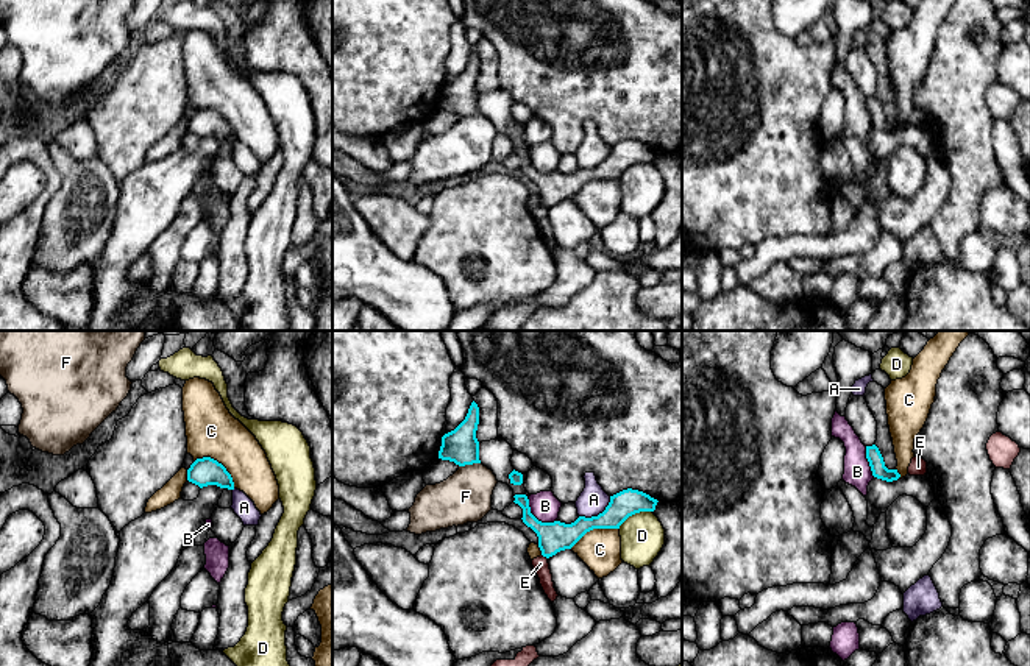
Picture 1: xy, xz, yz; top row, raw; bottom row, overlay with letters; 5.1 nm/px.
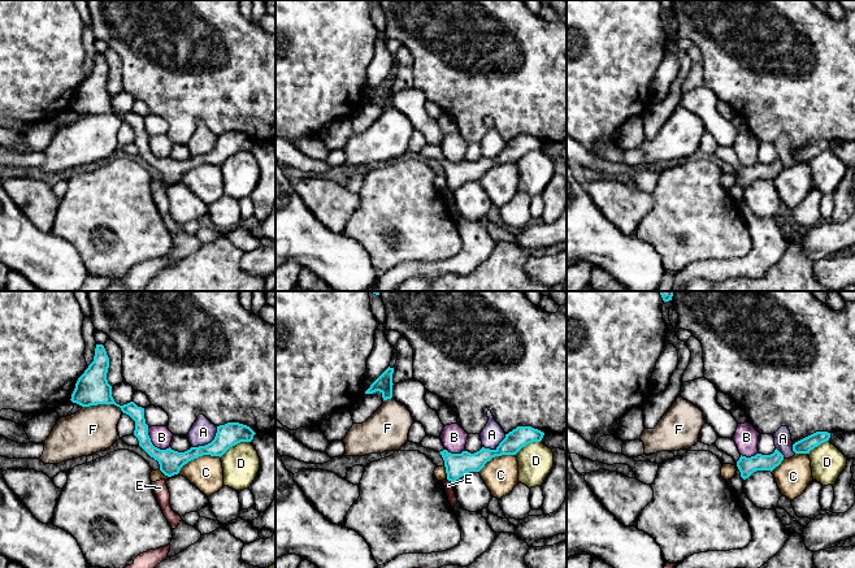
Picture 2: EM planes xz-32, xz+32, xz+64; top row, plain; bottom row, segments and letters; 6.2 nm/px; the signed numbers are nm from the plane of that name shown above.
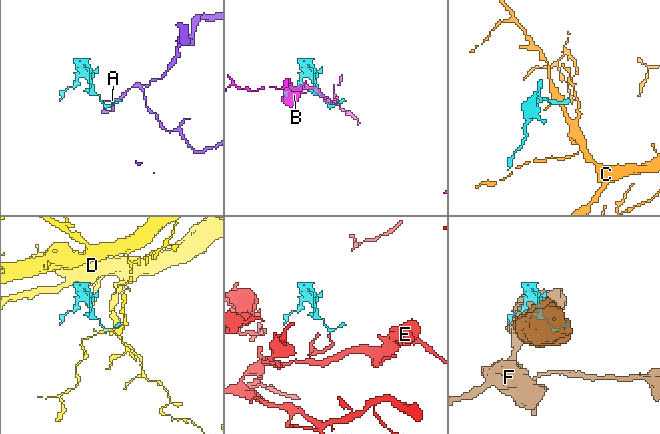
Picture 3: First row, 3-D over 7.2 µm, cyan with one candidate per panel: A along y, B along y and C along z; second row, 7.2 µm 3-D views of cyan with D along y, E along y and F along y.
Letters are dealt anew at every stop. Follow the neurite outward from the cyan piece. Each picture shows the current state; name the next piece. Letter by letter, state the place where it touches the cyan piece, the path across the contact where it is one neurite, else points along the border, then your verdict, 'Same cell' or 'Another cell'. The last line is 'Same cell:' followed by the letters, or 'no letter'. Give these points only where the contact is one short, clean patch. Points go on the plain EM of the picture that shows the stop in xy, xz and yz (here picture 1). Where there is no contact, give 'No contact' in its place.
A: Touches cyan at xz (600, 164). Boundary: xz (610, 147), (610, 152), (596, 166), (579, 167). Another cell
B: Touches cyan at xz (536, 169). Boundary: xz (528, 150), (529, 161), (539, 170), (556, 172). Another cell
C: Touches cyan at xy (217, 113). Boundary: xy (194, 111), (203, 108), (216, 109), (230, 125), (234, 138). Another cell
D: Touches cyan at xz (634, 164). Boundary: xz (651, 161), (632, 164), (618, 178). Another cell
E: Touches cyan at xz (545, 206). Boundary: xz (542, 205), (546, 209). Another cell
F: Touches cyan at xz (468, 114). Boundary: xz (479, 113), (459, 117). Another cell
Same cell: no letter

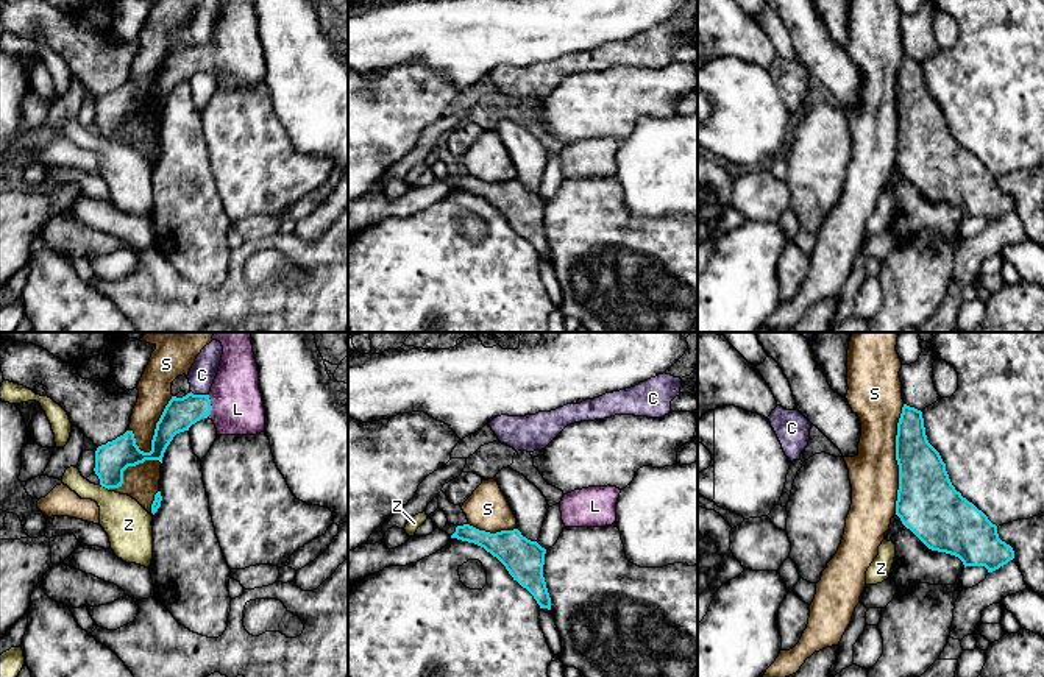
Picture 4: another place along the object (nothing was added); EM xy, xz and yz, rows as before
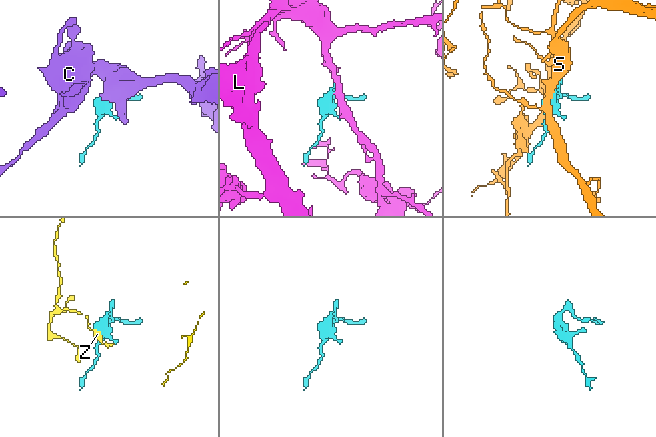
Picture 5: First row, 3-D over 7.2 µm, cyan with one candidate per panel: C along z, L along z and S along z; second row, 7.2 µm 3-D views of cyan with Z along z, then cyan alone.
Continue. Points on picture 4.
C: Touches cyan at xy (200, 46). Another cell
L: Touches cyan at xy (211, 56). Same cell
S: Touches cyan at yz (896, 109). Another cell
Z: Touches cyan at xy (105, 138). Boundary: xy (100, 134), (108, 141). Another cell
Same cell: L

